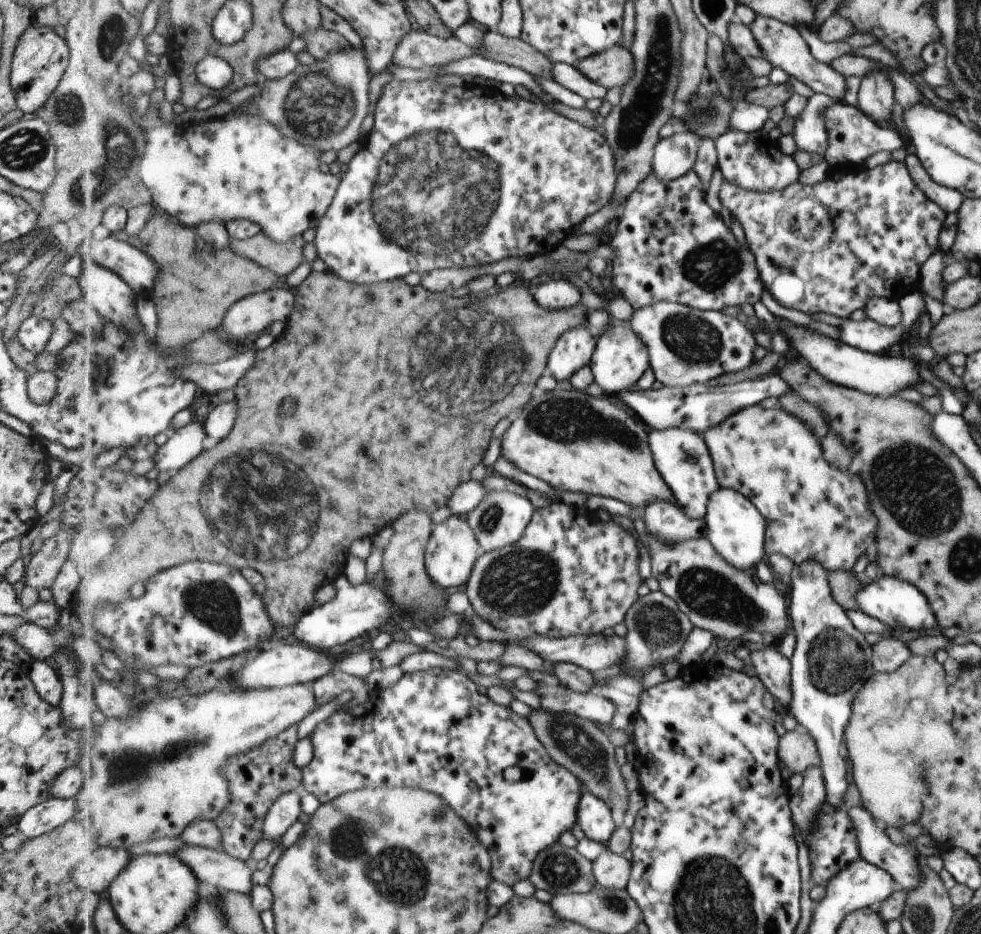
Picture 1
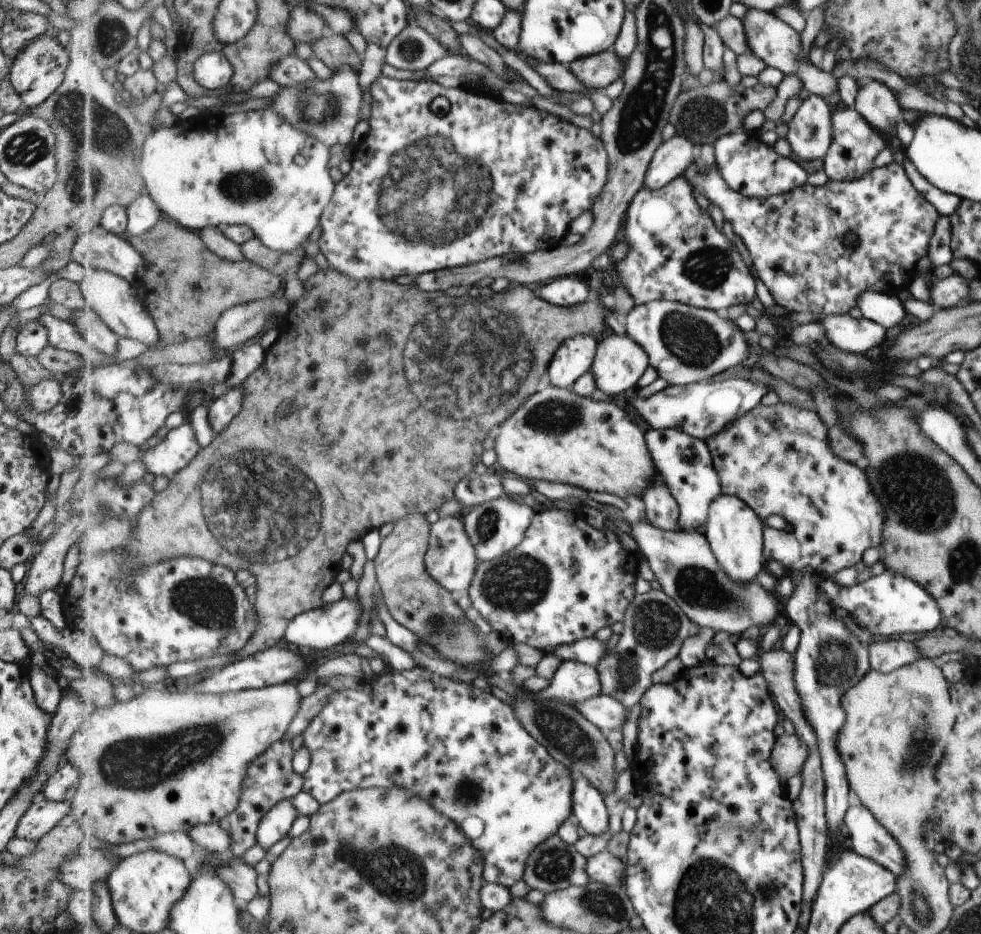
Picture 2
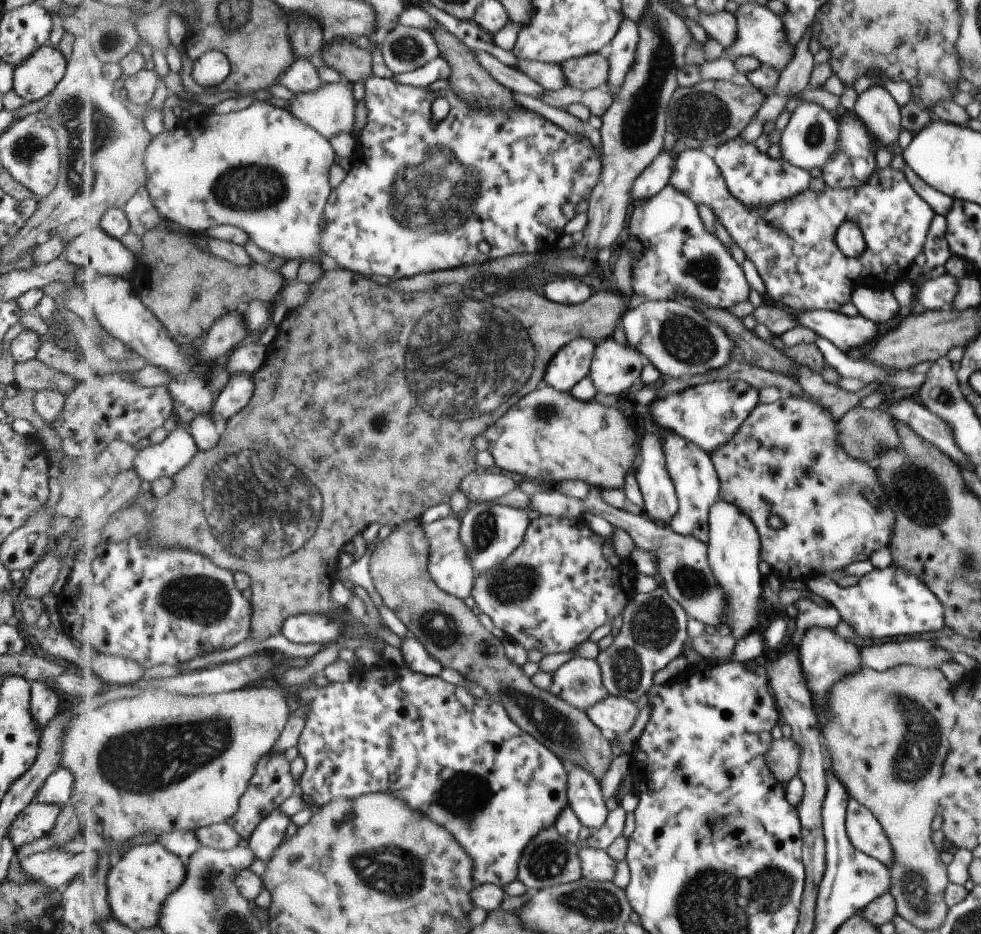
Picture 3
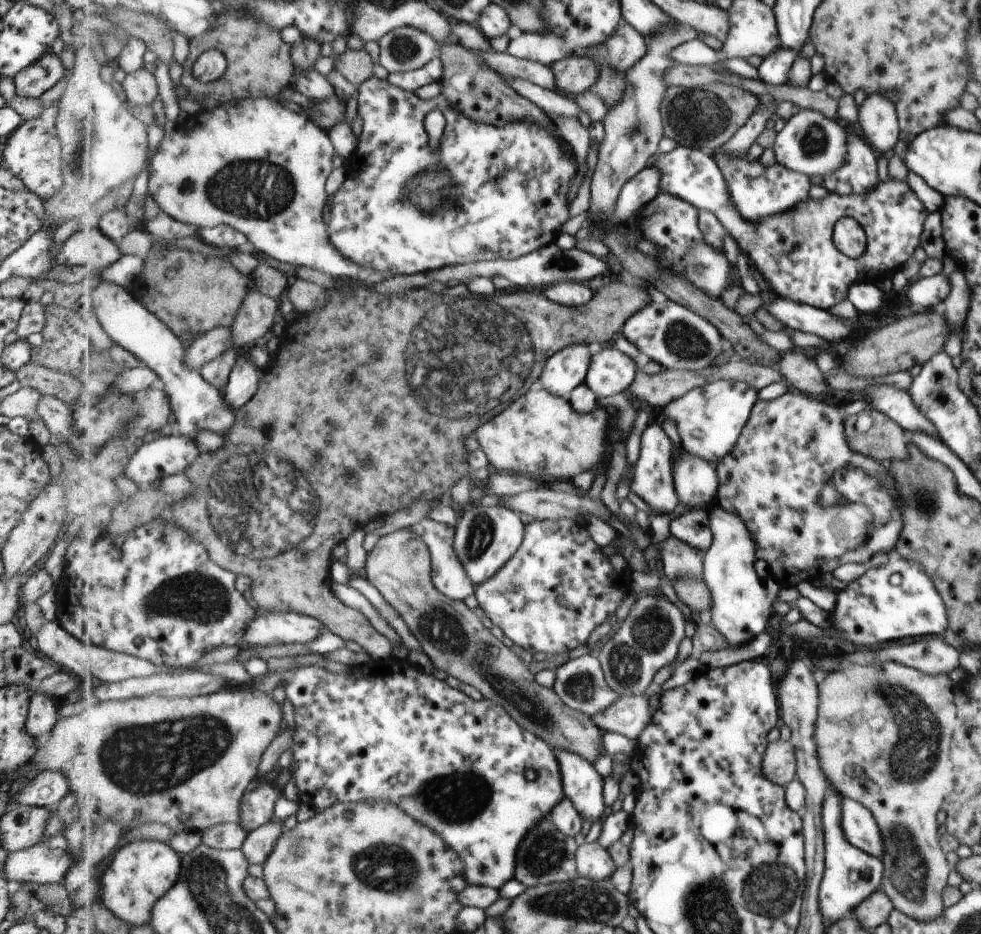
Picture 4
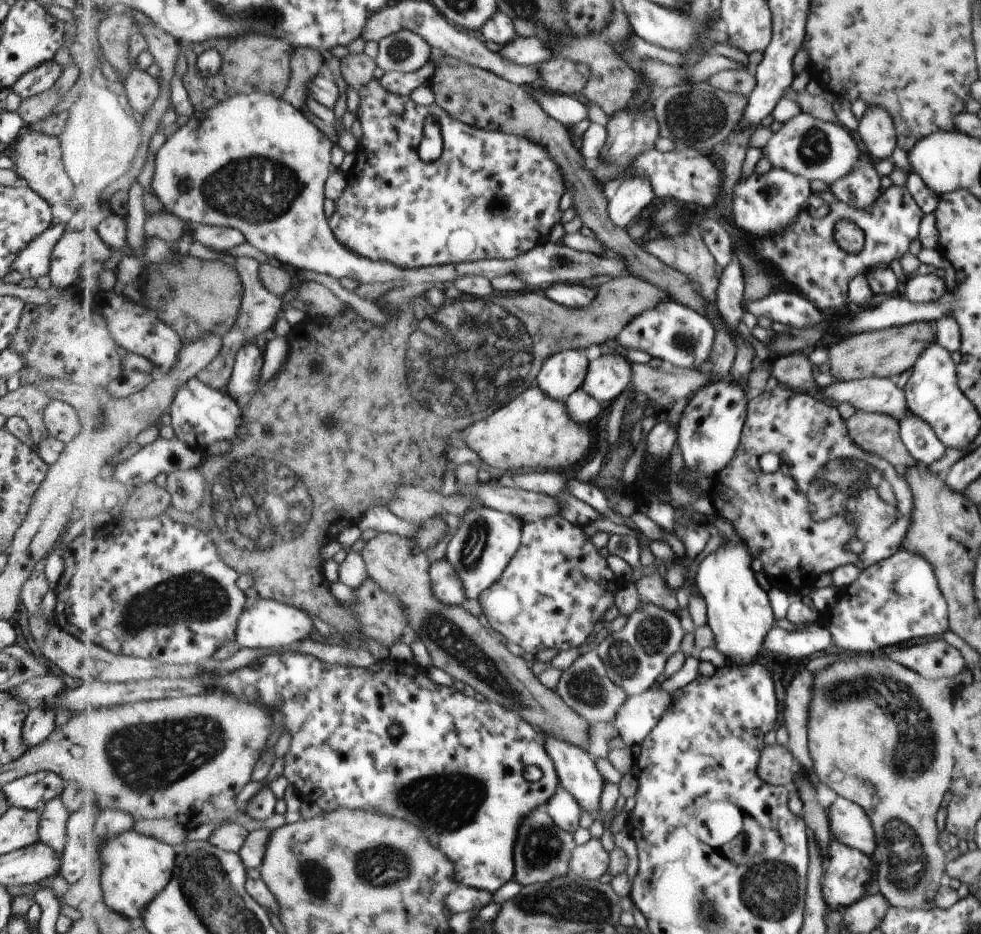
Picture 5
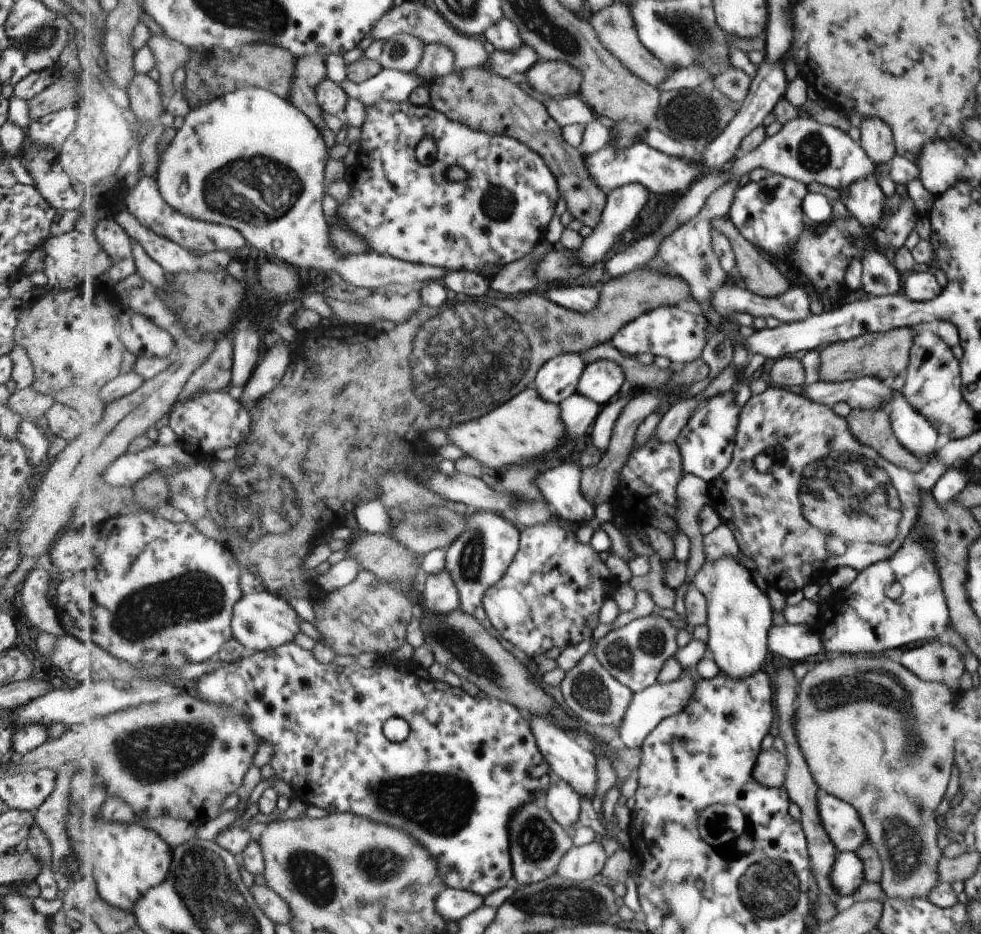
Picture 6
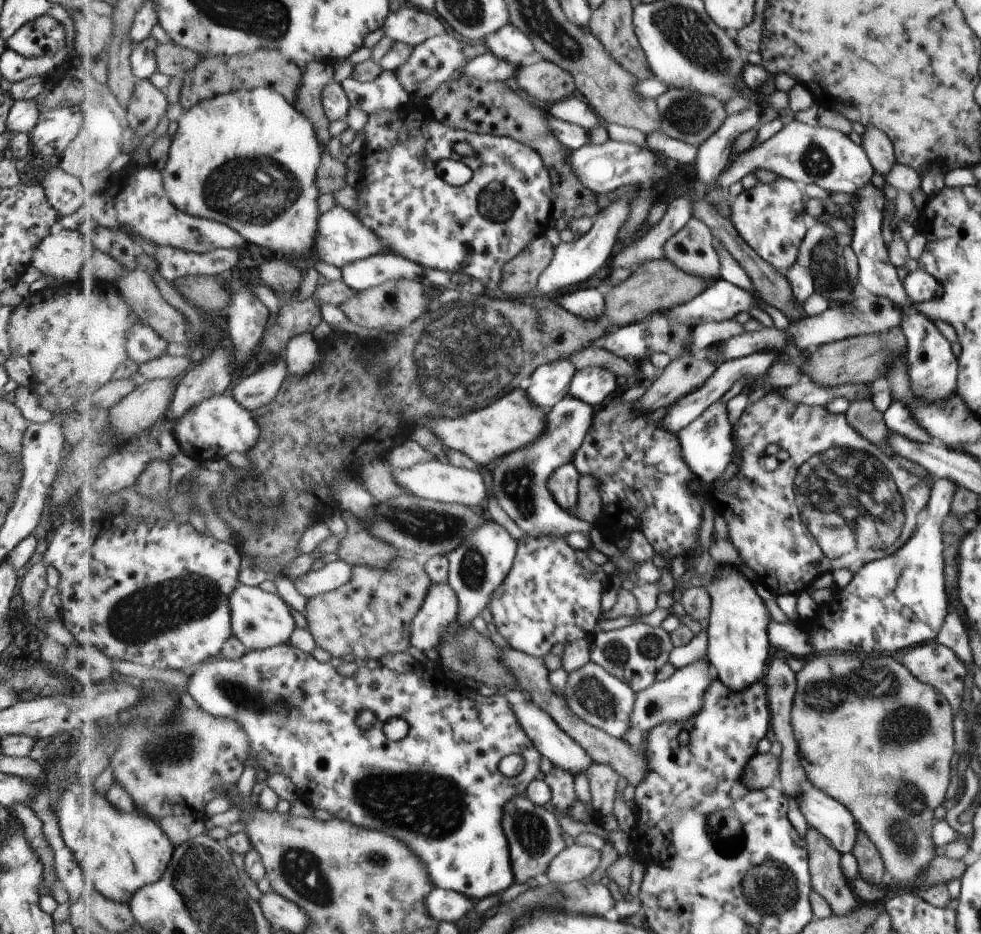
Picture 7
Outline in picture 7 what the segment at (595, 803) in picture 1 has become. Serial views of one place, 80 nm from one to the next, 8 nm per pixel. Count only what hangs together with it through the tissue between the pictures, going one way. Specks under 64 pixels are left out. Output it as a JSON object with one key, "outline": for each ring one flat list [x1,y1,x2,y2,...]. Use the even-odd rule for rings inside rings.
{"outline":[[525,697,523,702,512,705,512,709,516,712,518,722,538,747,539,752,546,756,555,767,562,768,574,777,585,775,585,772,594,763,594,758,591,758,588,750,583,748,572,736,569,736,550,714,539,708,528,697]]}

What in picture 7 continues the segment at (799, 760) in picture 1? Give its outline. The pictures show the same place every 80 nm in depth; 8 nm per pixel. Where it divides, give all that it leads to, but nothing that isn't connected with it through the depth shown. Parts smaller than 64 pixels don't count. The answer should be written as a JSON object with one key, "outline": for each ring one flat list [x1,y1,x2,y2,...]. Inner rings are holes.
{"outline":[[769,752,755,754,746,766,742,781,751,789,767,788,780,767,781,763,775,755]]}

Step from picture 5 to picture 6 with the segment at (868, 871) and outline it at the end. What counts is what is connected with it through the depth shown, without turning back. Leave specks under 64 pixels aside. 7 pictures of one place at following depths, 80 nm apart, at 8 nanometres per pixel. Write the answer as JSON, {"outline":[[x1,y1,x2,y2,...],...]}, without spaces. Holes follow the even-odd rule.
{"outline":[[837,851,828,876,830,885,840,896,849,896,865,880,863,862,854,851]]}

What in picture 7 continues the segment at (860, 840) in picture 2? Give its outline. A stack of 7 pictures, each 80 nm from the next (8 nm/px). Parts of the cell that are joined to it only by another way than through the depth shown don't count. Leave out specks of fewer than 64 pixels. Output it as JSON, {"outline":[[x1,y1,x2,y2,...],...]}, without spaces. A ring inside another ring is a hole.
{"outline":[[809,781,798,797,791,801,798,806,807,826,812,826,825,836,837,852,841,855,850,852,858,826,845,806,815,788]]}

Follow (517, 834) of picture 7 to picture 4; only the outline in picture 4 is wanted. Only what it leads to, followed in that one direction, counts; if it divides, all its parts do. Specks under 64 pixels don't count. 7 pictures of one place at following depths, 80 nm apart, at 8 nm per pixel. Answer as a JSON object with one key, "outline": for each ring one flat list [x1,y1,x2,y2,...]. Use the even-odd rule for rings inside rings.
{"outline":[[550,818,543,821,526,836,522,848,518,852,518,866,515,878,526,887,535,888,539,885,562,883,579,876,576,862,578,852,575,838,567,836]]}

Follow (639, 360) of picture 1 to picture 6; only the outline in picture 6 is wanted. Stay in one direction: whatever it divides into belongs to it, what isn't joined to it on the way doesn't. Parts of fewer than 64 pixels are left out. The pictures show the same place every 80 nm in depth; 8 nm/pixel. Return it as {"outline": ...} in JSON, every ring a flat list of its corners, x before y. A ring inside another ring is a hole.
{"outline":[[601,359,587,365,578,392,604,406,617,398,625,380,626,372,618,362]]}

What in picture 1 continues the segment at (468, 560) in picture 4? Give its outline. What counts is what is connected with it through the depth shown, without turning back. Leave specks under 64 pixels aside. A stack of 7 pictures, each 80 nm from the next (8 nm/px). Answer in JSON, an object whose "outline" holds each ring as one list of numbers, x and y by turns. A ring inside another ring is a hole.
{"outline":[[505,490,491,491,485,495,479,506,467,515,467,520,475,531,481,551,494,551,507,545,514,545,518,540,521,540,536,509,527,495,521,496,521,494]]}

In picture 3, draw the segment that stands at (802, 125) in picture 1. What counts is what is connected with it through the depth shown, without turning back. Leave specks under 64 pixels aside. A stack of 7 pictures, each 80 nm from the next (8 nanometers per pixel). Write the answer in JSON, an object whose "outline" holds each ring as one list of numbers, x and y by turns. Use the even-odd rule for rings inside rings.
{"outline":[[803,101,791,112,787,125,781,132,779,140,781,159,790,165,802,168,807,172,811,168,821,168,833,152,838,137,836,115,827,112,817,103]]}

